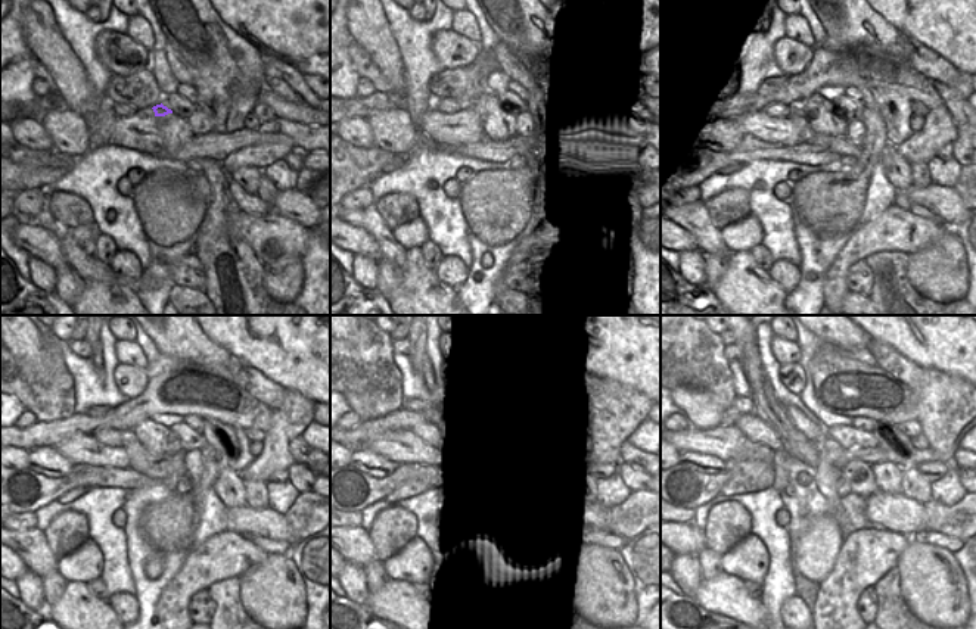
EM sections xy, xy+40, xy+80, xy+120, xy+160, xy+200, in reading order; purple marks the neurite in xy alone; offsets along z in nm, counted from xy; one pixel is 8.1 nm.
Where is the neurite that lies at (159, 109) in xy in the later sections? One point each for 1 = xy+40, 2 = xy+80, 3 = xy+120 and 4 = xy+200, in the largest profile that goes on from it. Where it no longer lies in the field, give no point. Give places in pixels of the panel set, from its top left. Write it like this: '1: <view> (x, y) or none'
1: xy+40 (487, 105)
2: xy+80 (816, 105)
3: xy+120 (151, 435)
4: xy+200 (813, 432)

